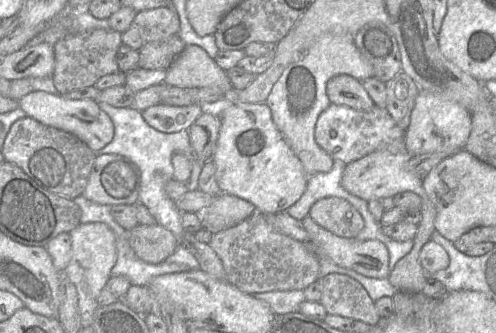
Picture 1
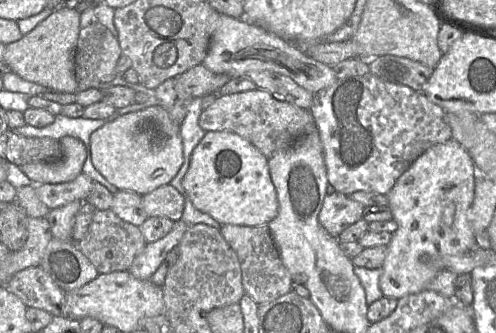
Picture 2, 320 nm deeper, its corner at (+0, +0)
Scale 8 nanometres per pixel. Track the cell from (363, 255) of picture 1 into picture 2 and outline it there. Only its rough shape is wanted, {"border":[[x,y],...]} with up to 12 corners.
{"border":[[456,140],[387,193],[397,230],[379,286],[427,289],[476,247],[474,163]]}

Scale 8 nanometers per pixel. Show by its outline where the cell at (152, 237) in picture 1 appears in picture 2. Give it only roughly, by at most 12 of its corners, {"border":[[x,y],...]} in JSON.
{"border":[[96,210],[76,243],[100,274],[128,270],[147,244],[139,226]]}

